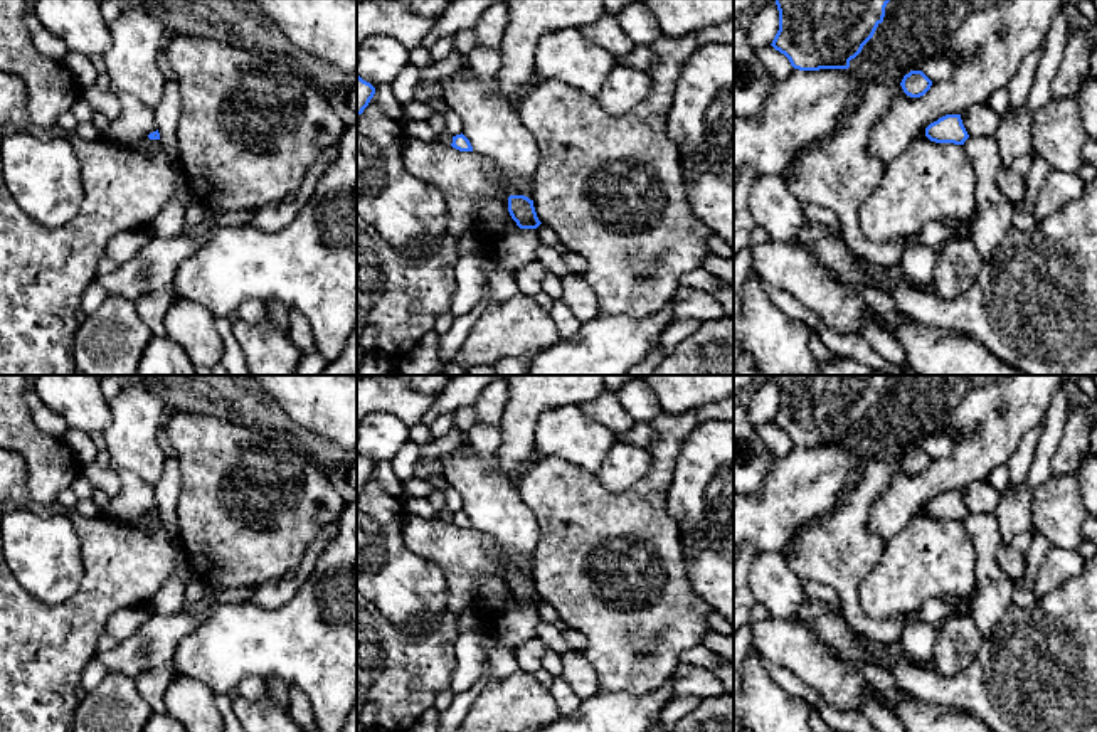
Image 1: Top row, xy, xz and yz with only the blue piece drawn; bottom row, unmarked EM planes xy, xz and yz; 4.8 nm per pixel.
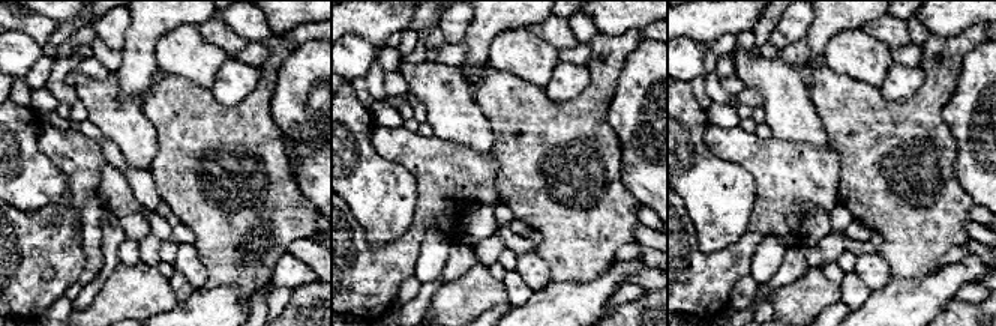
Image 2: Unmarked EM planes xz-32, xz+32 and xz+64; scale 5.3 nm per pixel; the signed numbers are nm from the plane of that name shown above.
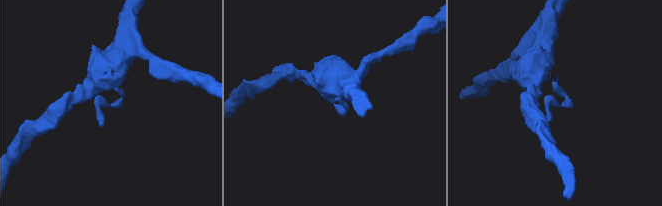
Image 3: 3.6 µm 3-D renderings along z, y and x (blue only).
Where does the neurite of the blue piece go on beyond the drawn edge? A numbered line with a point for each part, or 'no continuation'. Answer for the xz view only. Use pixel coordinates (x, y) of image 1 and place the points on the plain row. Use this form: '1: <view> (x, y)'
no continuation

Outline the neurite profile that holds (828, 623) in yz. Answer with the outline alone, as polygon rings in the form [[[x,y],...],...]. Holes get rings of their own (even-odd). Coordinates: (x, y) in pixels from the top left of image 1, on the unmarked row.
[[[808,596],[799,609],[803,619],[811,626],[819,641],[840,655],[843,663],[865,661],[892,673],[898,663],[914,665],[902,650],[898,639],[882,643],[878,651],[863,646],[863,634],[856,633],[843,616],[841,606],[821,606]]]

